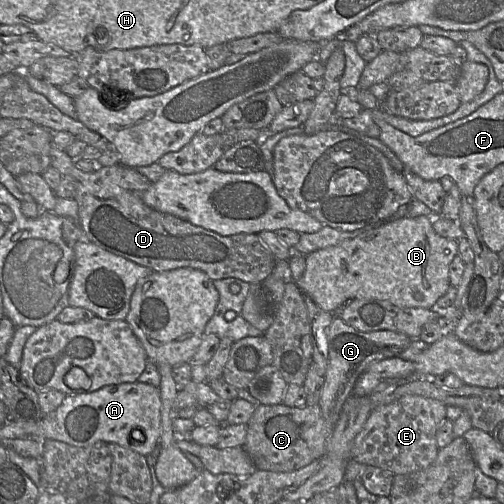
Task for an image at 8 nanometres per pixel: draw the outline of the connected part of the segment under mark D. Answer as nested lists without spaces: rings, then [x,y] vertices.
[[[55,146],[51,147],[50,150],[50,158],[51,158],[51,167],[57,169],[62,176],[66,176],[71,179],[74,188],[75,188],[75,201],[78,204],[78,225],[83,230],[87,240],[96,244],[100,248],[111,252],[117,256],[121,256],[127,260],[135,262],[139,265],[146,266],[152,270],[152,272],[164,272],[169,270],[174,270],[177,268],[190,267],[194,269],[198,269],[203,271],[208,275],[212,280],[224,279],[224,278],[238,278],[250,284],[261,284],[263,280],[269,277],[275,268],[277,259],[273,255],[273,253],[267,248],[267,246],[260,240],[257,234],[247,234],[240,233],[234,234],[230,236],[222,236],[216,232],[211,230],[196,226],[191,224],[190,222],[173,216],[171,214],[162,213],[157,210],[154,210],[147,206],[142,199],[144,192],[150,187],[151,182],[139,172],[137,172],[134,168],[130,168],[121,164],[115,164],[109,167],[102,167],[94,172],[86,172],[80,170],[76,167],[73,159],[66,154],[65,151],[57,149]]]

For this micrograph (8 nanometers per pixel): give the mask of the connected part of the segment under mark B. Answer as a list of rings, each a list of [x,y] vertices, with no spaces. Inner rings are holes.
[[[406,216],[399,218],[388,223],[383,224],[382,226],[367,231],[355,238],[345,240],[344,242],[330,246],[327,248],[319,249],[314,252],[311,252],[305,256],[305,271],[303,275],[295,281],[298,288],[309,296],[321,309],[326,312],[335,313],[339,311],[346,303],[359,298],[366,299],[377,299],[381,301],[387,301],[392,305],[397,307],[416,307],[416,308],[436,308],[436,302],[441,298],[451,286],[449,279],[449,266],[458,254],[458,242],[456,239],[450,239],[440,236],[435,232],[432,226],[432,219],[429,216],[417,216],[410,217]]]

